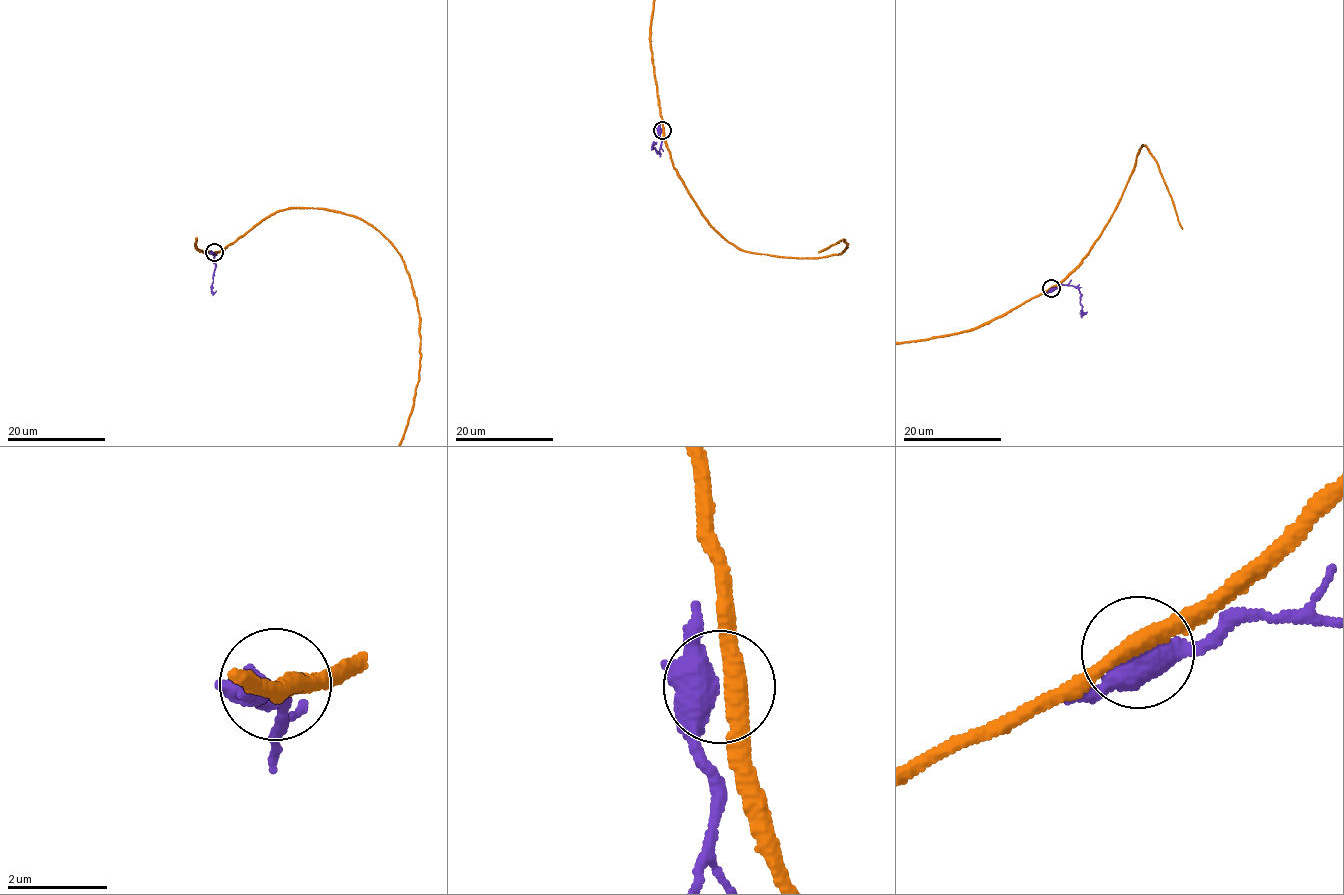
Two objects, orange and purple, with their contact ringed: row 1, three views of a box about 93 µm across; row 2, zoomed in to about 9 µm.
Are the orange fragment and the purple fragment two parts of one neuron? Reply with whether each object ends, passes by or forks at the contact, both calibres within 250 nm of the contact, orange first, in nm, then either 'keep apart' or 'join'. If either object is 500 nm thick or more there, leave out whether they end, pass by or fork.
orange passes by; purple passes by; 340 nm thick on the orange side, 460 nm on the other; keep apart

